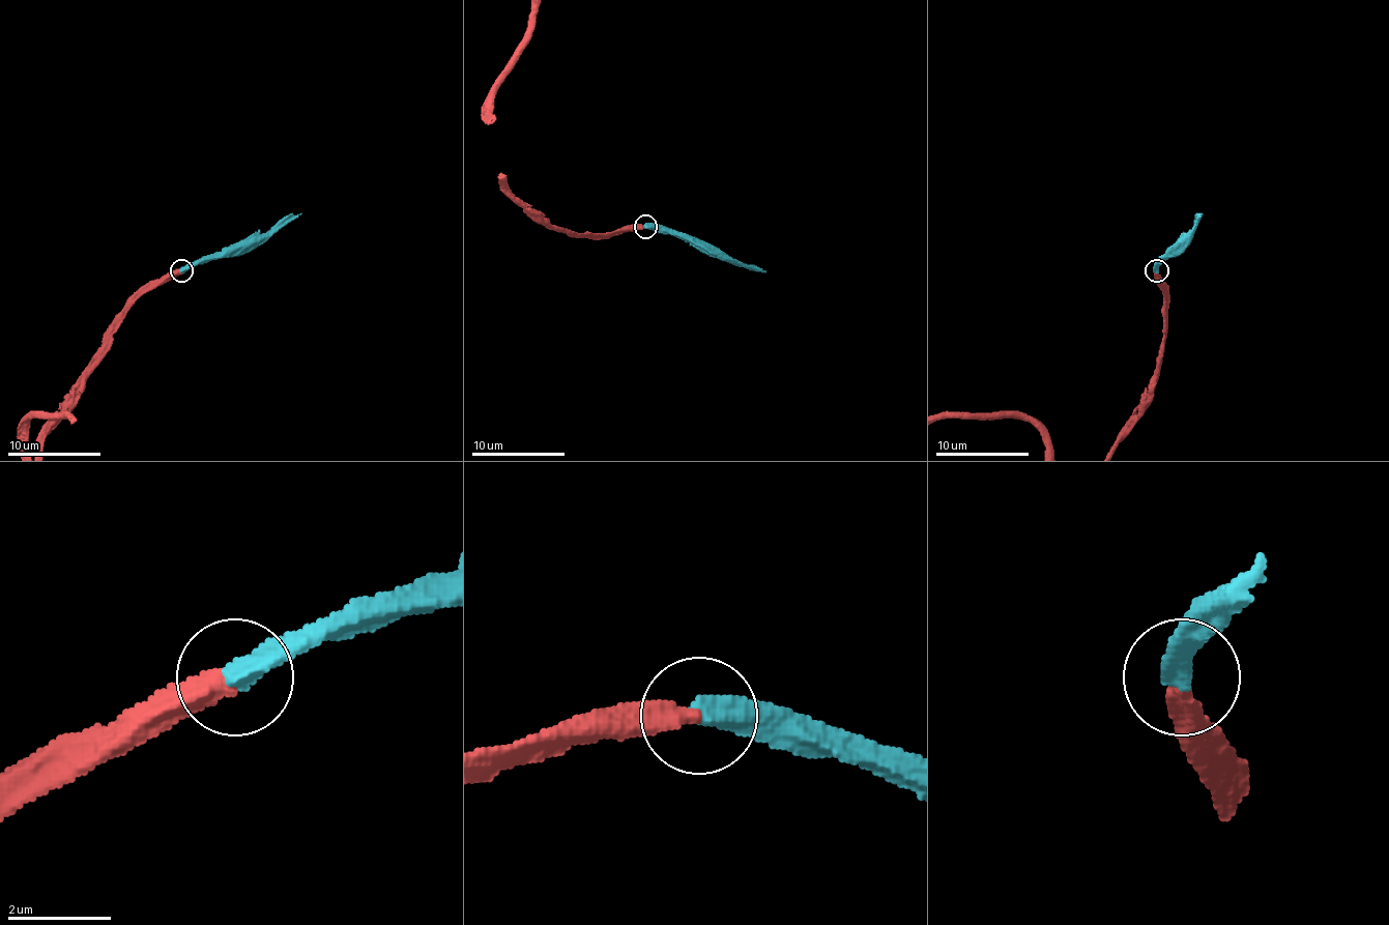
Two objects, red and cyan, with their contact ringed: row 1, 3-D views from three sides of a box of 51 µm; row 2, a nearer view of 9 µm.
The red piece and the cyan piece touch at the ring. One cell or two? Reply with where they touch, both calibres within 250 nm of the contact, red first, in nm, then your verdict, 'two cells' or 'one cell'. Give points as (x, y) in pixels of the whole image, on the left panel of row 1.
(181, 270) | 440/480 nm | one cell

